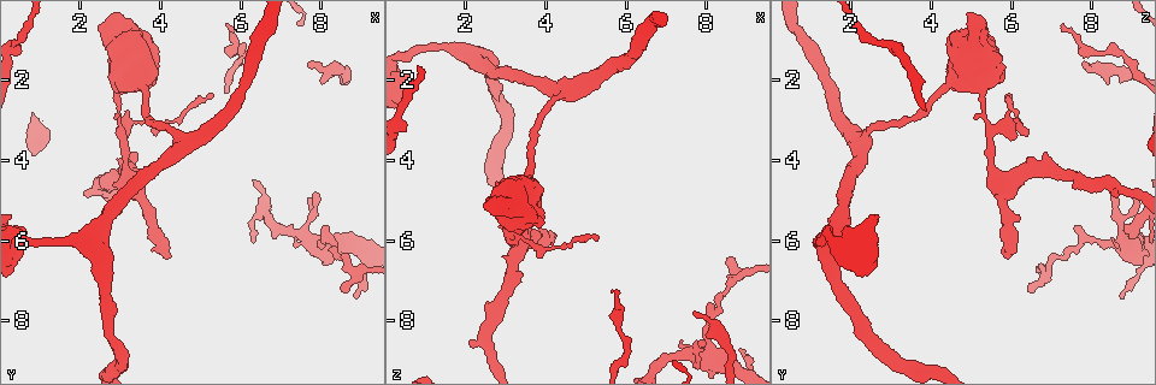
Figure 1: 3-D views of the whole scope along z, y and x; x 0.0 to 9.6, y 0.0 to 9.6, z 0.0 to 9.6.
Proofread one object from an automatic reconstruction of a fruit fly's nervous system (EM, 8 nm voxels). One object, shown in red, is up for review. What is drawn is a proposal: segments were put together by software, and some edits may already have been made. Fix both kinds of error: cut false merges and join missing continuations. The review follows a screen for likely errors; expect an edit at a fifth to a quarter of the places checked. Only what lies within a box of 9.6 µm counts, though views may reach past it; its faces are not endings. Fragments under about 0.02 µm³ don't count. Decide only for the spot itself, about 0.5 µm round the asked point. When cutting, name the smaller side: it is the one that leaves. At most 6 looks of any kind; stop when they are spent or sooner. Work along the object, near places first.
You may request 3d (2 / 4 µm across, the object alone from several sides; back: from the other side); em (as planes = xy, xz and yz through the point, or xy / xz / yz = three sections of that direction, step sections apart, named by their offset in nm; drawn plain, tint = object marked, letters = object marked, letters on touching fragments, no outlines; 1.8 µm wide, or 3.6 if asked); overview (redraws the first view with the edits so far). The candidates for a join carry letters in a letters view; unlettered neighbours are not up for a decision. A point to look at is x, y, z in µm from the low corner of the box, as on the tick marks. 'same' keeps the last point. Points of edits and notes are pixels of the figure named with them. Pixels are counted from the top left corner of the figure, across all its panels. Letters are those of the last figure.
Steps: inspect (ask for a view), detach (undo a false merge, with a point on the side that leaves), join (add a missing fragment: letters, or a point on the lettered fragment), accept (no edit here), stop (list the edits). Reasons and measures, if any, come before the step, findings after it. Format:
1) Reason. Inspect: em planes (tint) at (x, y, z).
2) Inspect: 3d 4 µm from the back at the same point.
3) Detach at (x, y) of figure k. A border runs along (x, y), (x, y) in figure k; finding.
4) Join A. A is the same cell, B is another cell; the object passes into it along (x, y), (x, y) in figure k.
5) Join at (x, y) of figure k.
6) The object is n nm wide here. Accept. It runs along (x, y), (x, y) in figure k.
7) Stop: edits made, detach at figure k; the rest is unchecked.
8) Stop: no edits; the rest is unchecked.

Abrupt turn. Inspect: 3d 4 µm from the back at (3.00, 1.30, 4.95).

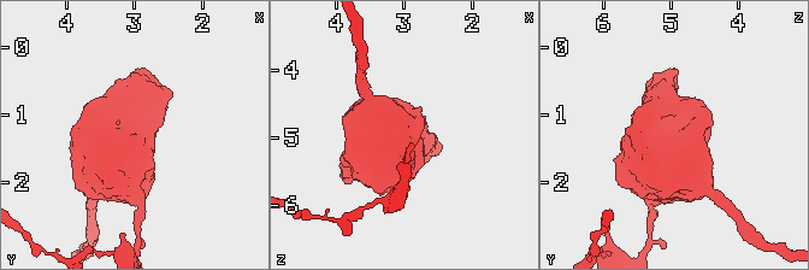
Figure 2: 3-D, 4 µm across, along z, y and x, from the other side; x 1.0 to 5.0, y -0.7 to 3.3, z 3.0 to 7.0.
Need the tissue. Inspect: em 3.6 µm yz step 8 (tint) at (3.10, 1.30, 4.95).

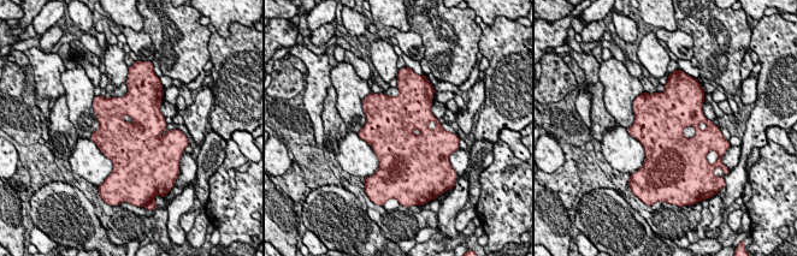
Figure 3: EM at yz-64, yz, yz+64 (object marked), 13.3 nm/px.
Another direction. Inspect: em 3.6 µm xy step 4 (letters) at the same point.

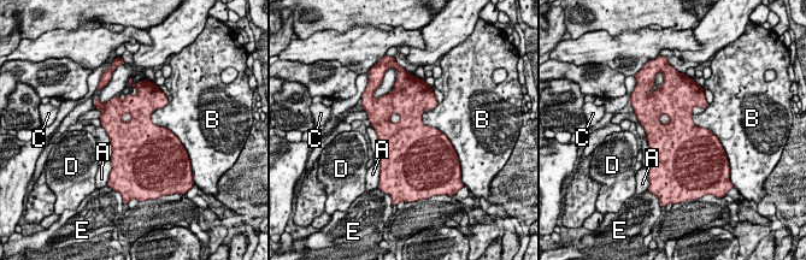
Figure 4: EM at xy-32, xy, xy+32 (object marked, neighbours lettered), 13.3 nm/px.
The longest contact is with B, 460 nm. Accept. A, B, C, D and E are other cells; a border runs along (156, 108), (151, 120), (175, 135) in figure 4; one cell here.

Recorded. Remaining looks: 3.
Branch stops here. Inspect: em planes (tint) at (8.65, 7.25, 6.35).

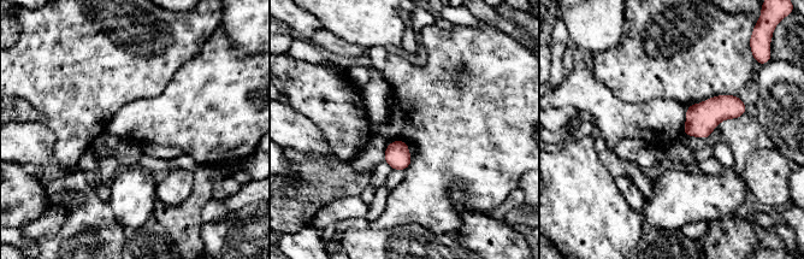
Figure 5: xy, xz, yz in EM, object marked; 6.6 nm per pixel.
Inspect: em planes (letters) at the same point.

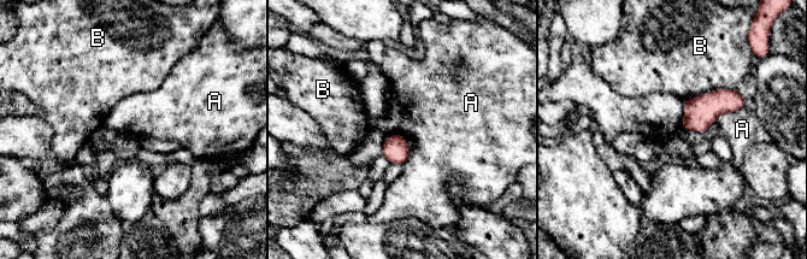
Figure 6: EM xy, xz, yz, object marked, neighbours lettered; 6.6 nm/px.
The object is 150 nm wide here. Accept. A and B are other cells; a border runs along (743, 106), (720, 113), (710, 124) in figure 6; none of them fits.

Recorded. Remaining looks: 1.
Branch stops here. Inspect: em planes (letters) at (8.75, 7.35, 8.65).

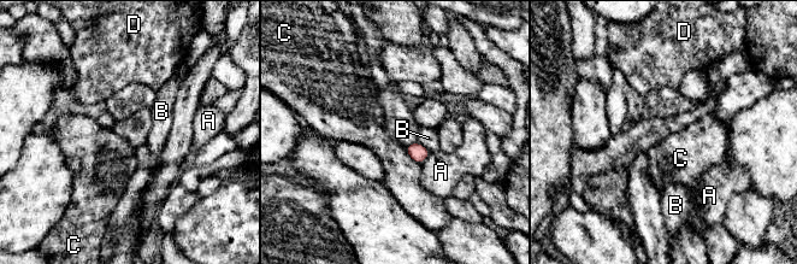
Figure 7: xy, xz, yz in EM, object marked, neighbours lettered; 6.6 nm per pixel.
Accept. A, B, C and D are other cells; a border runs along (405, 148), (420, 164) in figure 7; none of them fits.

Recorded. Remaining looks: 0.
Stop: no edits; the rest is unchecked.

